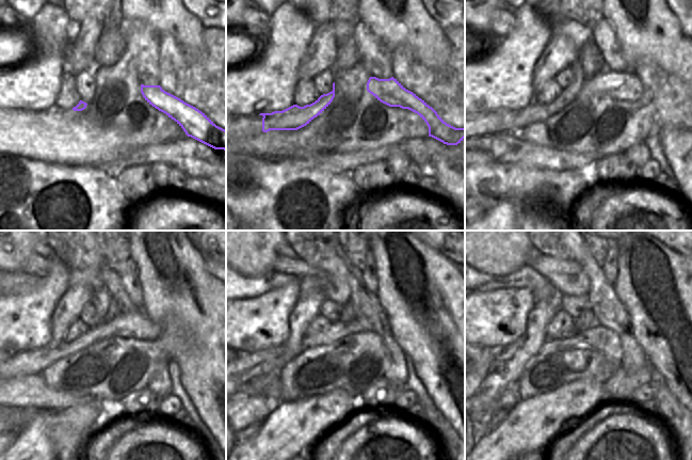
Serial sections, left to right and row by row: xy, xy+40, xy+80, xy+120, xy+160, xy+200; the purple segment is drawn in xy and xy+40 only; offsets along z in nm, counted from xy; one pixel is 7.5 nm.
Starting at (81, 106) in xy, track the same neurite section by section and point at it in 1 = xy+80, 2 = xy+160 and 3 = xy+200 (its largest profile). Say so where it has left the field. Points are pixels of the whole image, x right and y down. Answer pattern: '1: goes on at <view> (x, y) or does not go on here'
1: goes on at xy+80 (627, 86)
2: goes on at xy+160 (247, 365)
3: goes on at xy+200 (486, 369)

